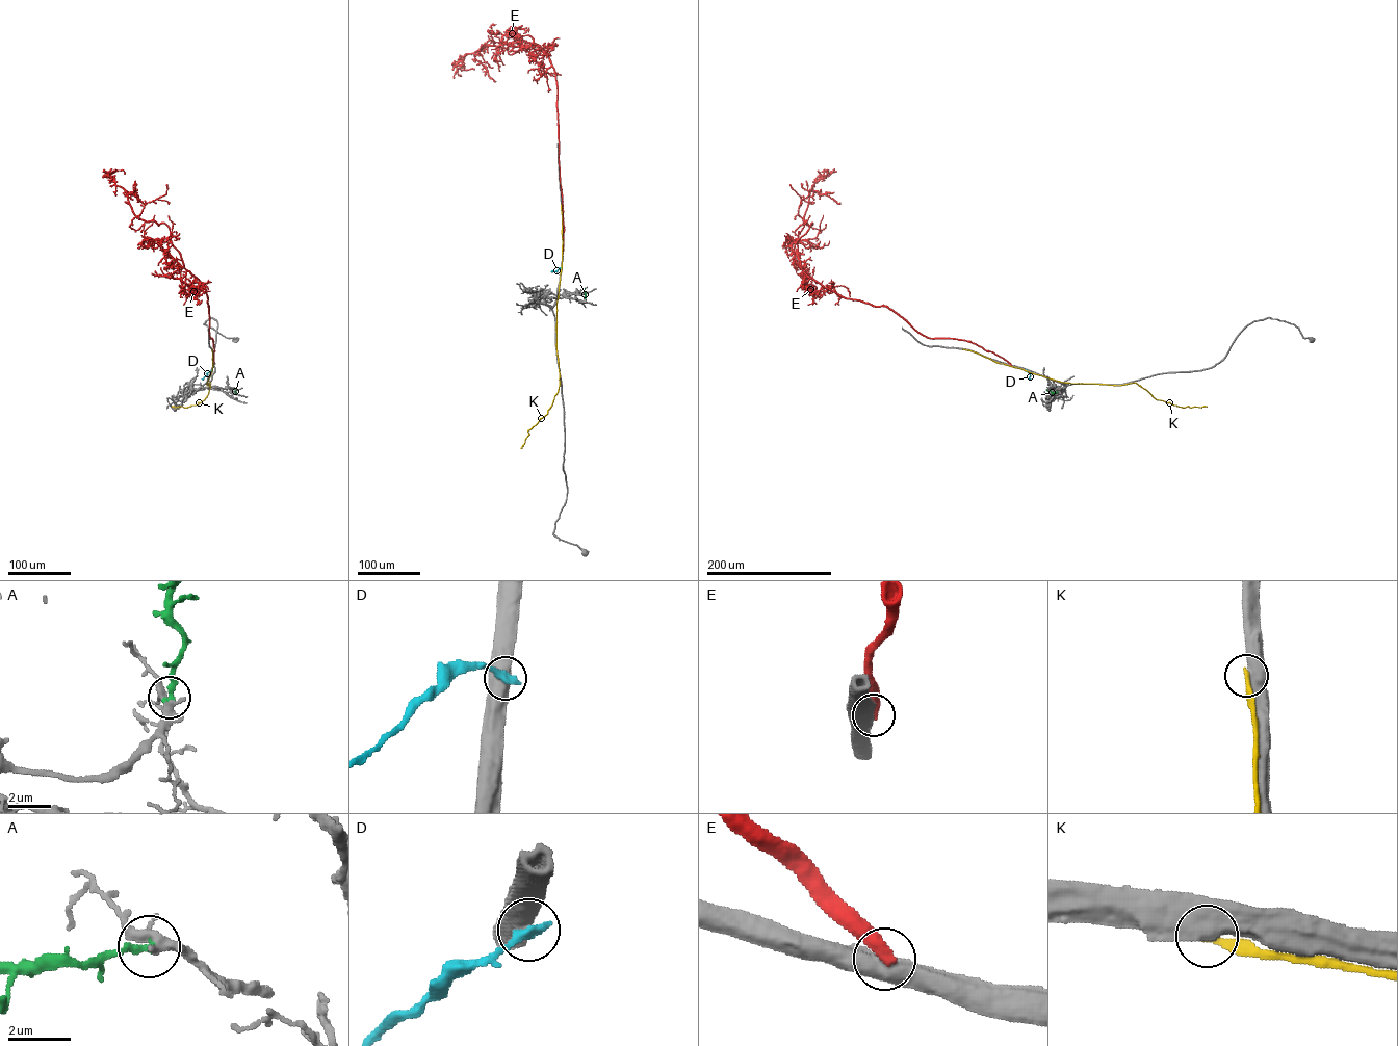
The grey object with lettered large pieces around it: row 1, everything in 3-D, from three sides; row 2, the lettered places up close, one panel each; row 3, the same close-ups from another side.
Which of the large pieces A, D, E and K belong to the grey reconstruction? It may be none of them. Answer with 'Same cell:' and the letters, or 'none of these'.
Same cell: A

